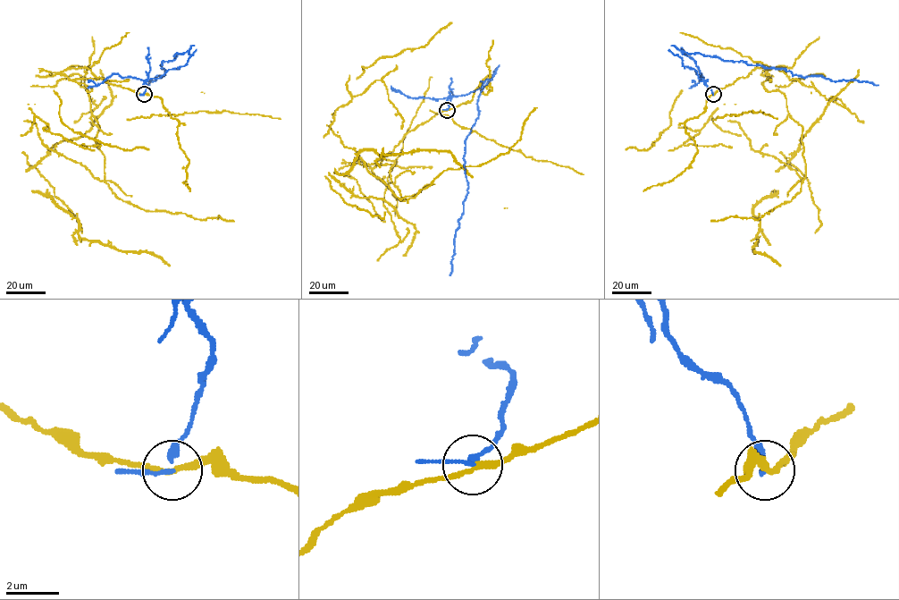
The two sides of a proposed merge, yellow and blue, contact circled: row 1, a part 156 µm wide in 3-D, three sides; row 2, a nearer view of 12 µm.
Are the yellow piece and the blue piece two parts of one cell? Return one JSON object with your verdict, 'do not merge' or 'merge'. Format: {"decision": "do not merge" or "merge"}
{"decision": "do not merge"}

